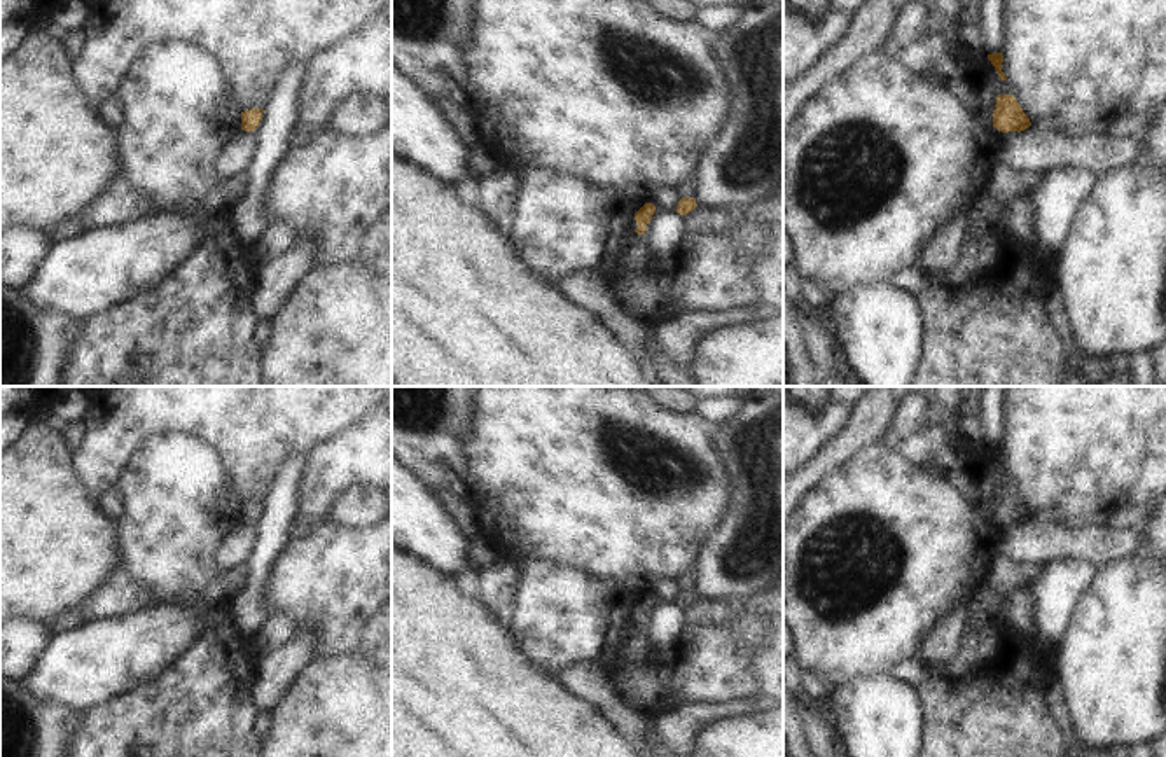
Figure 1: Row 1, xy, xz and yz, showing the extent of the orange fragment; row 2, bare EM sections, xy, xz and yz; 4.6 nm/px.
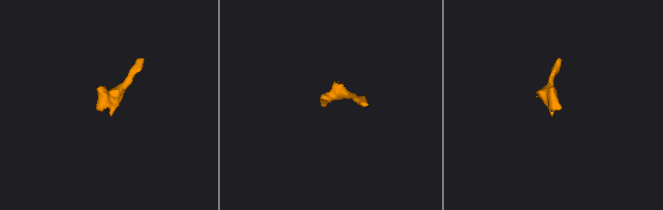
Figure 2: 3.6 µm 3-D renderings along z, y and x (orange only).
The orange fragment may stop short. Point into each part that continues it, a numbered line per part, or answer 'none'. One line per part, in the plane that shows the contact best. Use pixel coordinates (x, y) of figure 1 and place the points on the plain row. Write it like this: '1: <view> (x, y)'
none

